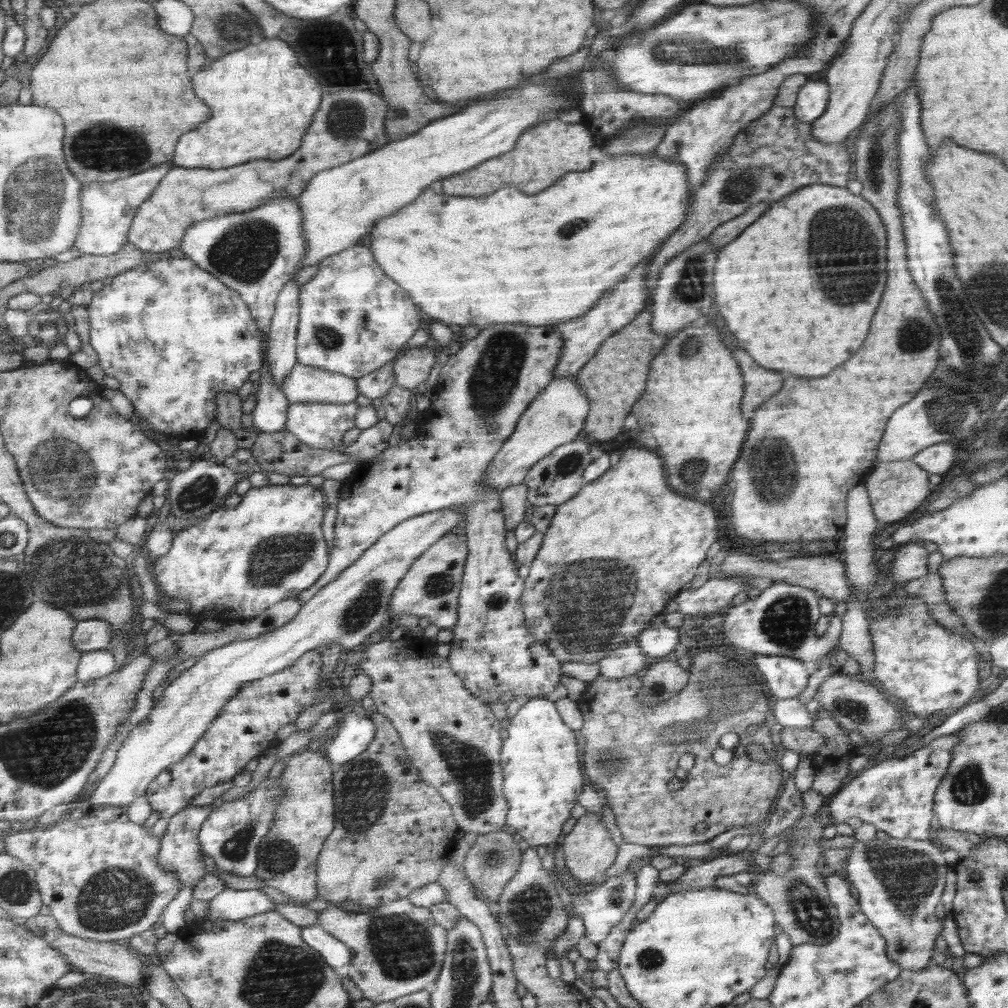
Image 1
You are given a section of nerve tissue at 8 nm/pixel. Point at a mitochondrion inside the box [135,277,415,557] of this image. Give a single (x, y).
(197, 494)

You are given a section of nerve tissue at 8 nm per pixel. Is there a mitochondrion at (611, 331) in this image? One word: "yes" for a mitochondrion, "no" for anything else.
no

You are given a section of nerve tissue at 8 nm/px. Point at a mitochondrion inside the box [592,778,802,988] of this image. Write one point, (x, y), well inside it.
(651, 958)

